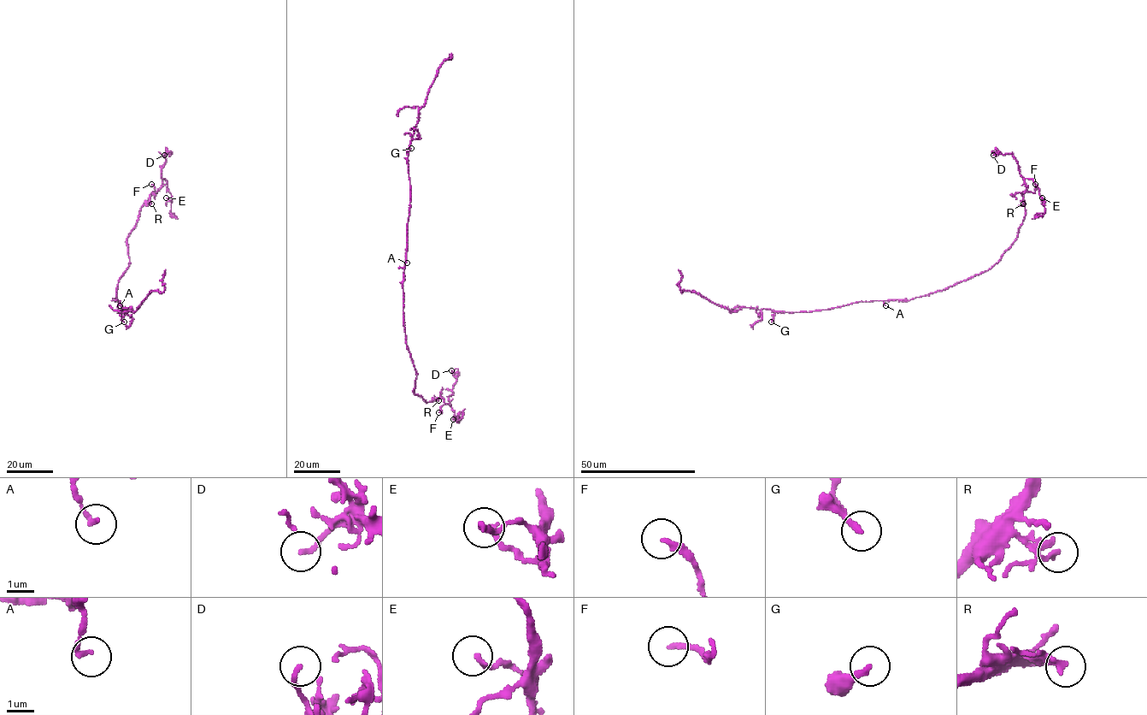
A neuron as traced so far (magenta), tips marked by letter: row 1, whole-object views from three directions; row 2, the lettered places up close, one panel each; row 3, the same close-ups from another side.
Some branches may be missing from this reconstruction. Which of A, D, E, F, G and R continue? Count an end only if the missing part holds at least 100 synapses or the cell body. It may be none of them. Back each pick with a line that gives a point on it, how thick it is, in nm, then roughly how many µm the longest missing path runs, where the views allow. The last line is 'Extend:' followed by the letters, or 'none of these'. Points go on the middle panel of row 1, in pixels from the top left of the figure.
Extend: none of these

